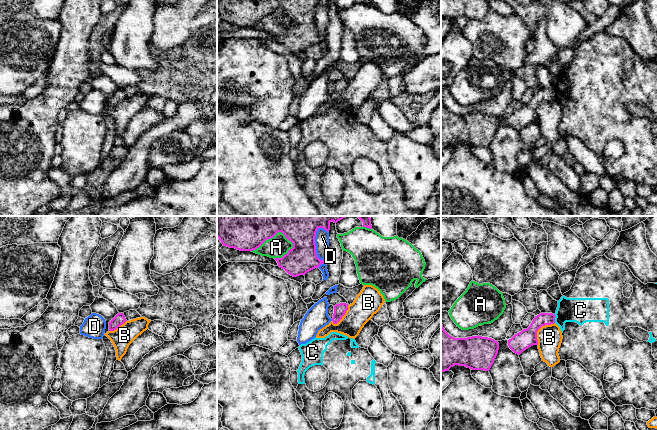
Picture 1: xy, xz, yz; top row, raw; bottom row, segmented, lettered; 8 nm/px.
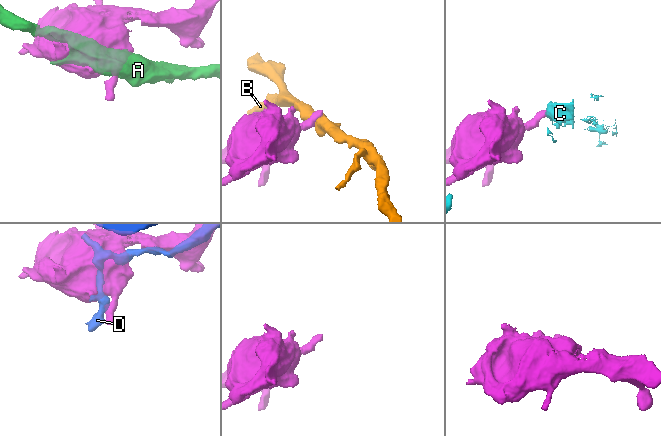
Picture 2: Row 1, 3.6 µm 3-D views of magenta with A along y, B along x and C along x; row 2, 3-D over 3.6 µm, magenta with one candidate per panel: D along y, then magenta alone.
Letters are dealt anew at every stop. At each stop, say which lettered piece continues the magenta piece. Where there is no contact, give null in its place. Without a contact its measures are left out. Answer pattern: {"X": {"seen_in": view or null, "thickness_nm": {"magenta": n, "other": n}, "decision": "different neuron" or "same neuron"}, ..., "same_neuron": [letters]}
{"A": {"seen_in": "xz", "thickness_nm": {"magenta": 480, "other": 170}, "decision": "different neuron"}, "B": {"seen_in": "yz", "thickness_nm": {"magenta": 150, "other": 200}, "decision": "different neuron"}, "C": {"seen_in": "yz", "thickness_nm": {"magenta": 130, "other": 200}, "decision": "different neuron"}, "D": {"seen_in": "xz", "thickness_nm": {"magenta": 360, "other": 110}, "decision": "different neuron"}, "same_neuron": []}

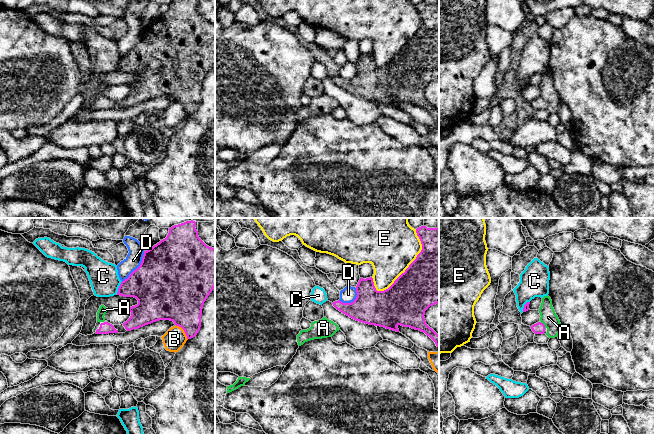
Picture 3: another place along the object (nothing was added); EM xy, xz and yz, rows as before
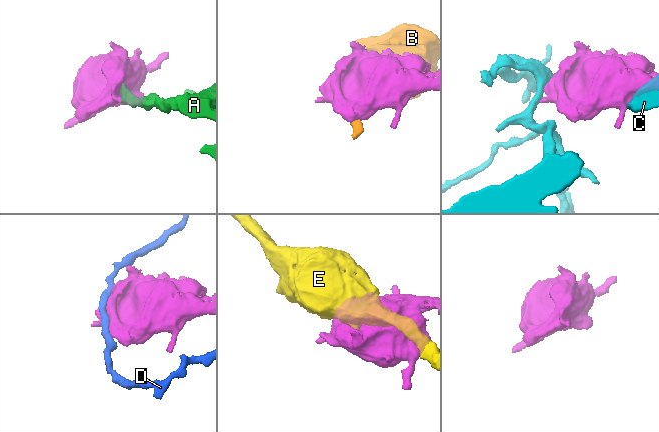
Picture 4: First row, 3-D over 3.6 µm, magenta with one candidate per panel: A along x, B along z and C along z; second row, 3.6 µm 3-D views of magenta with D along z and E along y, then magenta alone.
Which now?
{"A": {"seen_in": "yz", "thickness_nm": {"magenta": 100, "other": 130}, "decision": "same neuron"}, "B": {"seen_in": "xy", "thickness_nm": {"magenta": 360, "other": 180}, "decision": "different neuron"}, "C": {"seen_in": "xy", "thickness_nm": {"magenta": 320, "other": 240}, "decision": "different neuron"}, "D": {"seen_in": "xy", "thickness_nm": {"magenta": 500, "other": 130}, "decision": "different neuron"}, "E": {"seen_in": "xz", "thickness_nm": {"magenta": 440, "other": 440}, "decision": "different neuron"}, "same_neuron": ["A"]}

